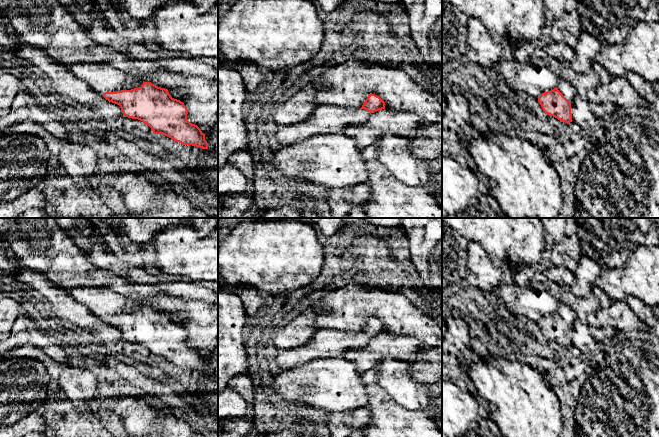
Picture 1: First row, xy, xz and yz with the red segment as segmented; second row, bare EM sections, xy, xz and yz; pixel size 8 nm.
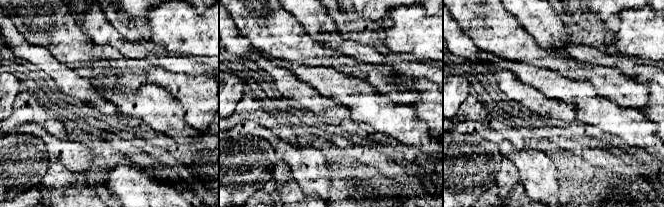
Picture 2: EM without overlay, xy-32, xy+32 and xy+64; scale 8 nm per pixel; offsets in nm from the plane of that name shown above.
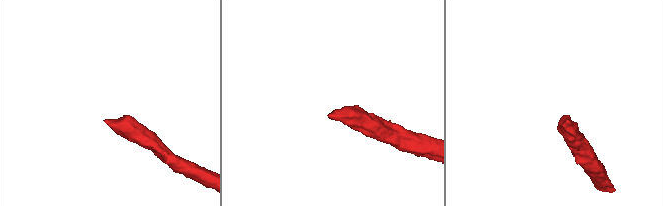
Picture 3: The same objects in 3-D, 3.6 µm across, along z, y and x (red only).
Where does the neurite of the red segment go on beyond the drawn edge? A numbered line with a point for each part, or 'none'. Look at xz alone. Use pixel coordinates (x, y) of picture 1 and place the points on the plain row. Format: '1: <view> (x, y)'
1: xz (326, 343)

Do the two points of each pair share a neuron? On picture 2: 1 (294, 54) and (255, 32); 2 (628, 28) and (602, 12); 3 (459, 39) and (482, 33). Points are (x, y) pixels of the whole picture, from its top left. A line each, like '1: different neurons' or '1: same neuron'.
1: same neuron
2: different neurons
3: different neurons

